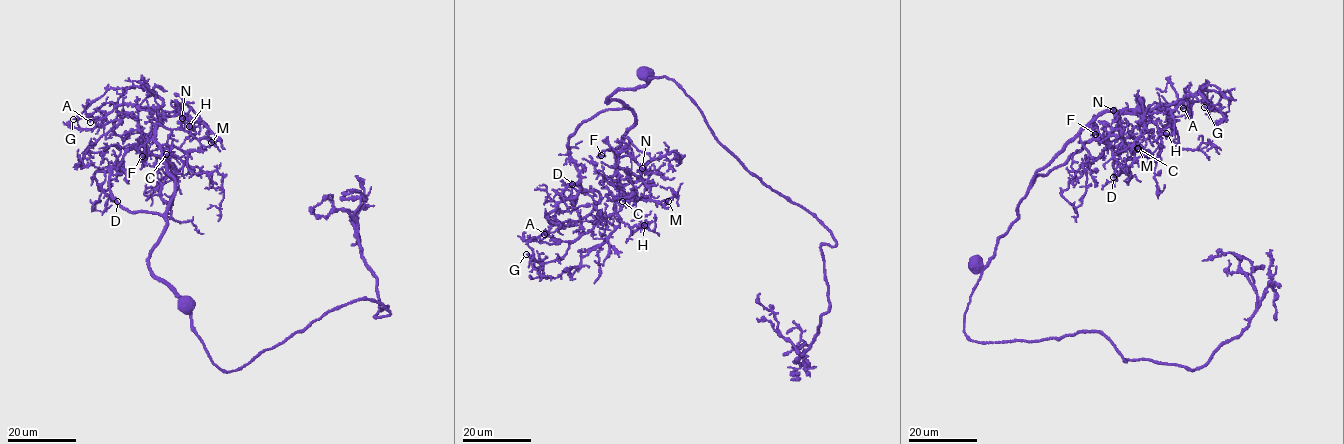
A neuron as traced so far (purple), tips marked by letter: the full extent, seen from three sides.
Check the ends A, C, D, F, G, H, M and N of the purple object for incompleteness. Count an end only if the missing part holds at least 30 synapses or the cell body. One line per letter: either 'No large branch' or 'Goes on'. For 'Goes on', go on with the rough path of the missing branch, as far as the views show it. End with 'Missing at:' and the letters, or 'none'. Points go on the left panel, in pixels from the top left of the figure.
A: No large branch
C: No large branch
D: No large branch
F: No large branch
G: No large branch
H: No large branch
M: No large branch
N: No large branch
Missing at: none

